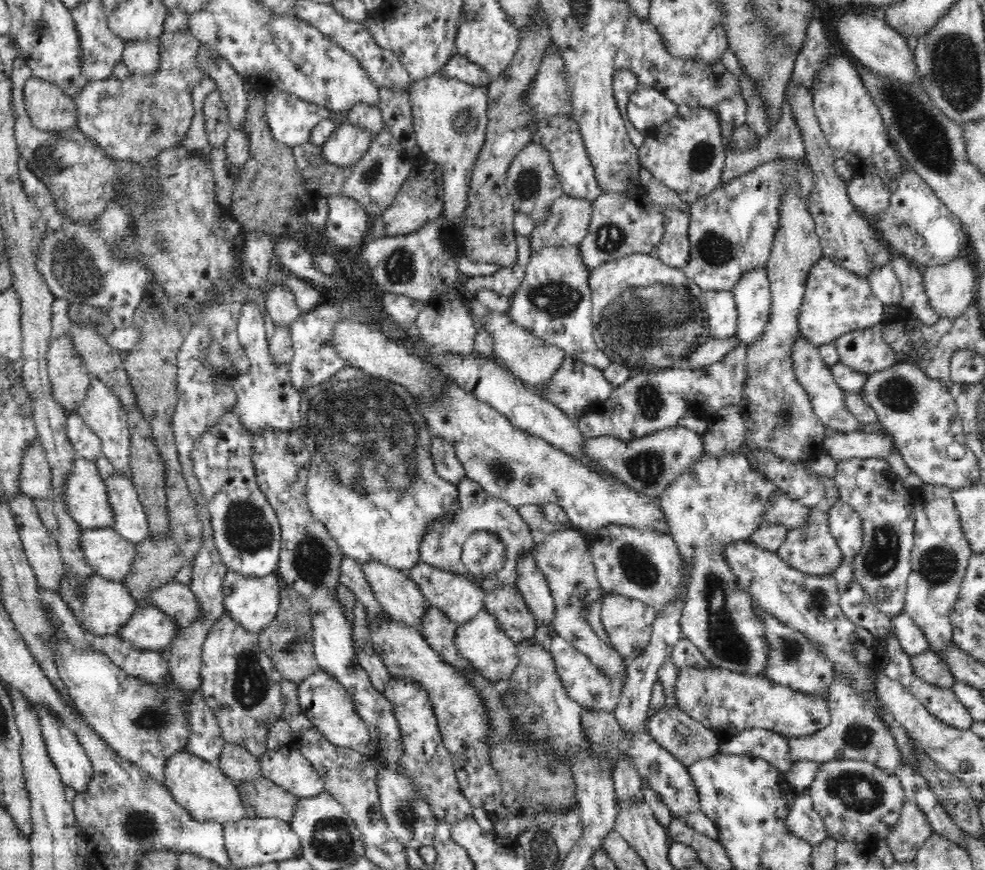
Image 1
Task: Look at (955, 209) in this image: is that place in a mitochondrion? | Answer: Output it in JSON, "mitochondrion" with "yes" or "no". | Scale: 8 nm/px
{"mitochondrion":"no"}

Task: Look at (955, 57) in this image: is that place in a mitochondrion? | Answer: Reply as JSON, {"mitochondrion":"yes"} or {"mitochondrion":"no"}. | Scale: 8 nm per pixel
{"mitochondrion":"yes"}

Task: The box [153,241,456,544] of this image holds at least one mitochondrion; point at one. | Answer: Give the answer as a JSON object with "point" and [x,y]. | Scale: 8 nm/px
{"point":[368,438]}

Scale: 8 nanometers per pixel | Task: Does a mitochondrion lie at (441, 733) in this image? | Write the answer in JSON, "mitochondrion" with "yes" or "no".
{"mitochondrion":"no"}

